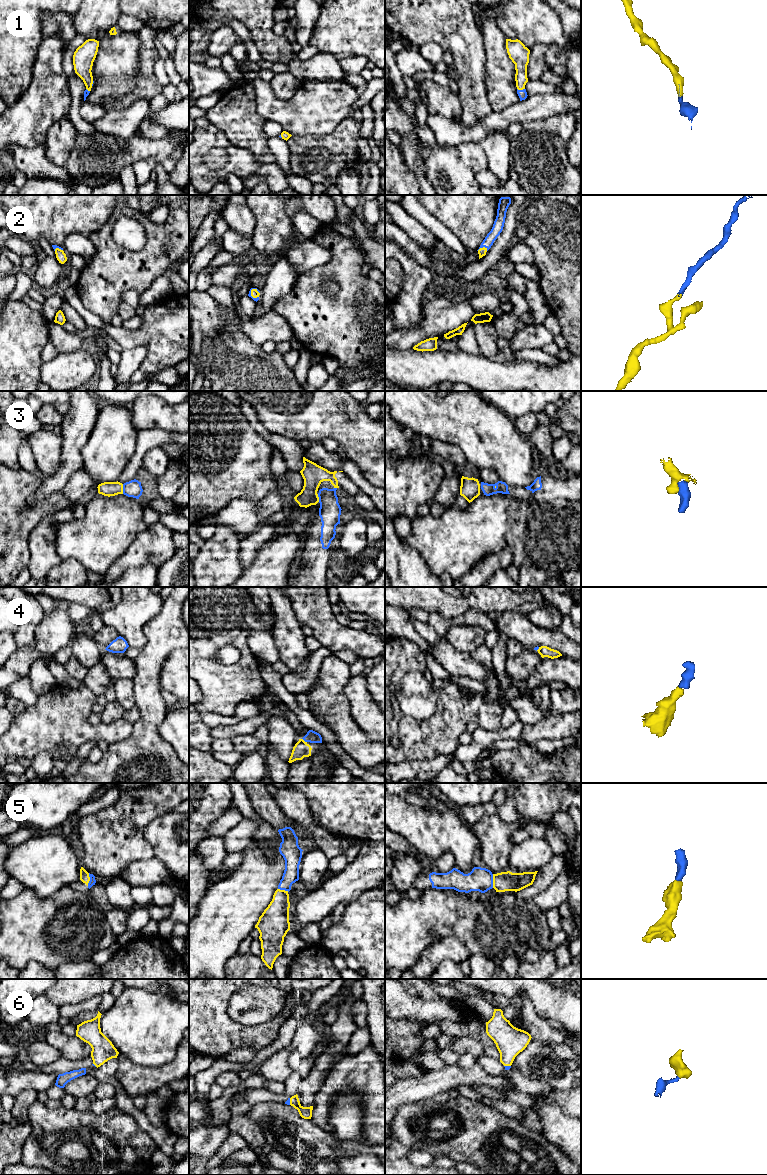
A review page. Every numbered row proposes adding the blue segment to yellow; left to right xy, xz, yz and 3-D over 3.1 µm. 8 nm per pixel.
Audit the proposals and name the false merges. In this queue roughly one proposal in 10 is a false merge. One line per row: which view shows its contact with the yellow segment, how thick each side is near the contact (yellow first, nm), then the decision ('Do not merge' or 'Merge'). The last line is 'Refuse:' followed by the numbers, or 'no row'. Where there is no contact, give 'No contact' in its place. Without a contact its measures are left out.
1: Touches yellow in yz. Thickness 140 nm (yellow) against 70 nm. Merge
2: Touches yellow in yz. Thickness 60 nm (yellow) against 90 nm. Merge
3: Touches yellow in xy. Thickness 110 nm (yellow) against 140 nm. Merge
4: Touches yellow in xz. Thickness 130 nm (yellow) against 100 nm. Merge
5: Touches yellow in yz. Thickness 160 nm (yellow) against 190 nm. Merge
6: Touches yellow in xz. Thickness 100 nm (yellow) against 40 nm. Merge
Refuse: no row

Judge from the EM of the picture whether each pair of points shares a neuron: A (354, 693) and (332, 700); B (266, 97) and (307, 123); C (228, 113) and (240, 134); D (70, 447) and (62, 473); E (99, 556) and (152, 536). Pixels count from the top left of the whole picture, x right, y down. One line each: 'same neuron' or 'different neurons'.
A: different neurons
B: same neuron
C: same neuron
D: same neuron
E: different neurons

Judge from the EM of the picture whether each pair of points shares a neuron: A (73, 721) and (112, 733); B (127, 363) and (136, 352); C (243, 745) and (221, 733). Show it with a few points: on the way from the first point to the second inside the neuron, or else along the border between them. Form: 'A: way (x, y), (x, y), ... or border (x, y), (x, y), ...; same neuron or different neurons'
A: way (83, 731), (102, 732); same neuron
B: way (130, 360), (135, 355); same neuron
C: border (253, 733), (235, 735), (231, 738); different neurons

